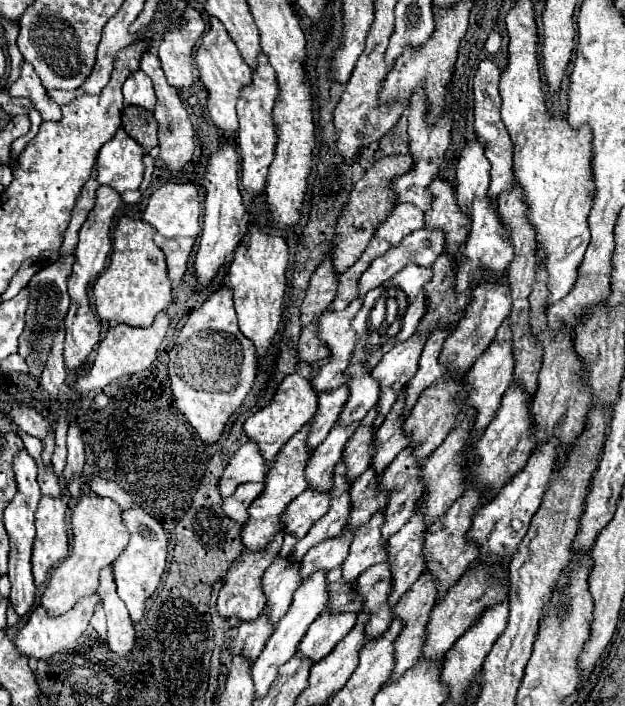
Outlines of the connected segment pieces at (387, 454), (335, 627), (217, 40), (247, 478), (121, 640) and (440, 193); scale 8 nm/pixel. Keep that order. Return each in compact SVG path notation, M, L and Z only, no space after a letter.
M401 390L399 400L395 402L389 416L385 416L385 422L377 430L377 450L371 460L377 474L381 474L393 462L393 458L411 444L411 440L403 430L405 424L403 408L405 408L405 390Z
M323 612L307 630L299 644L299 652L305 652L311 660L325 658L339 640L343 640L355 626L355 612Z
M211 18L211 30L203 36L203 44L195 60L197 60L201 80L209 90L209 116L213 124L227 134L237 132L239 122L237 122L235 106L237 106L241 90L251 84L251 68L245 64L245 60L237 52L237 46L229 42L229 34L225 32L225 28L219 24L217 18Z
M247 442L241 446L235 456L231 458L229 466L225 468L219 490L221 496L229 496L235 492L235 488L243 482L263 482L271 470L271 462L267 462L259 450L257 442Z
M113 568L101 570L101 584L99 592L103 598L103 608L107 612L107 626L109 626L109 648L119 654L127 656L135 646L135 630L129 620L125 602L115 592L115 580L113 580Z
M435 178L429 190L433 194L433 202L431 202L431 210L425 212L425 222L427 222L425 226L441 228L447 234L445 250L457 254L461 252L461 246L469 236L469 216L461 212L457 204L455 188L449 182Z

